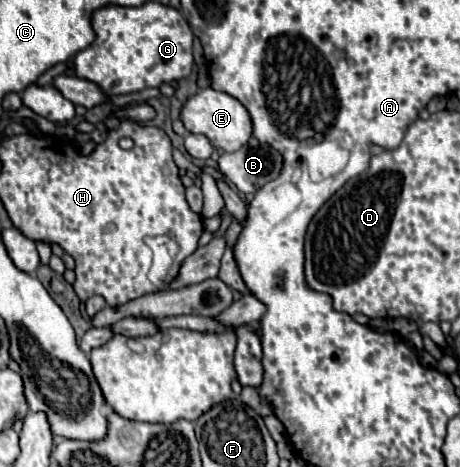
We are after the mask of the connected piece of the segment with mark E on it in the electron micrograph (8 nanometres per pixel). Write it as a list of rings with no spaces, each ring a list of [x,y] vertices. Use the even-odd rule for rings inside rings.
[[[212,87],[200,89],[194,95],[190,95],[184,101],[182,109],[180,109],[180,119],[182,119],[184,127],[186,127],[186,131],[206,135],[210,139],[210,143],[216,149],[222,149],[222,151],[236,151],[236,149],[240,149],[252,135],[250,115],[244,109],[244,105],[238,99],[230,97],[228,93],[216,91]]]

